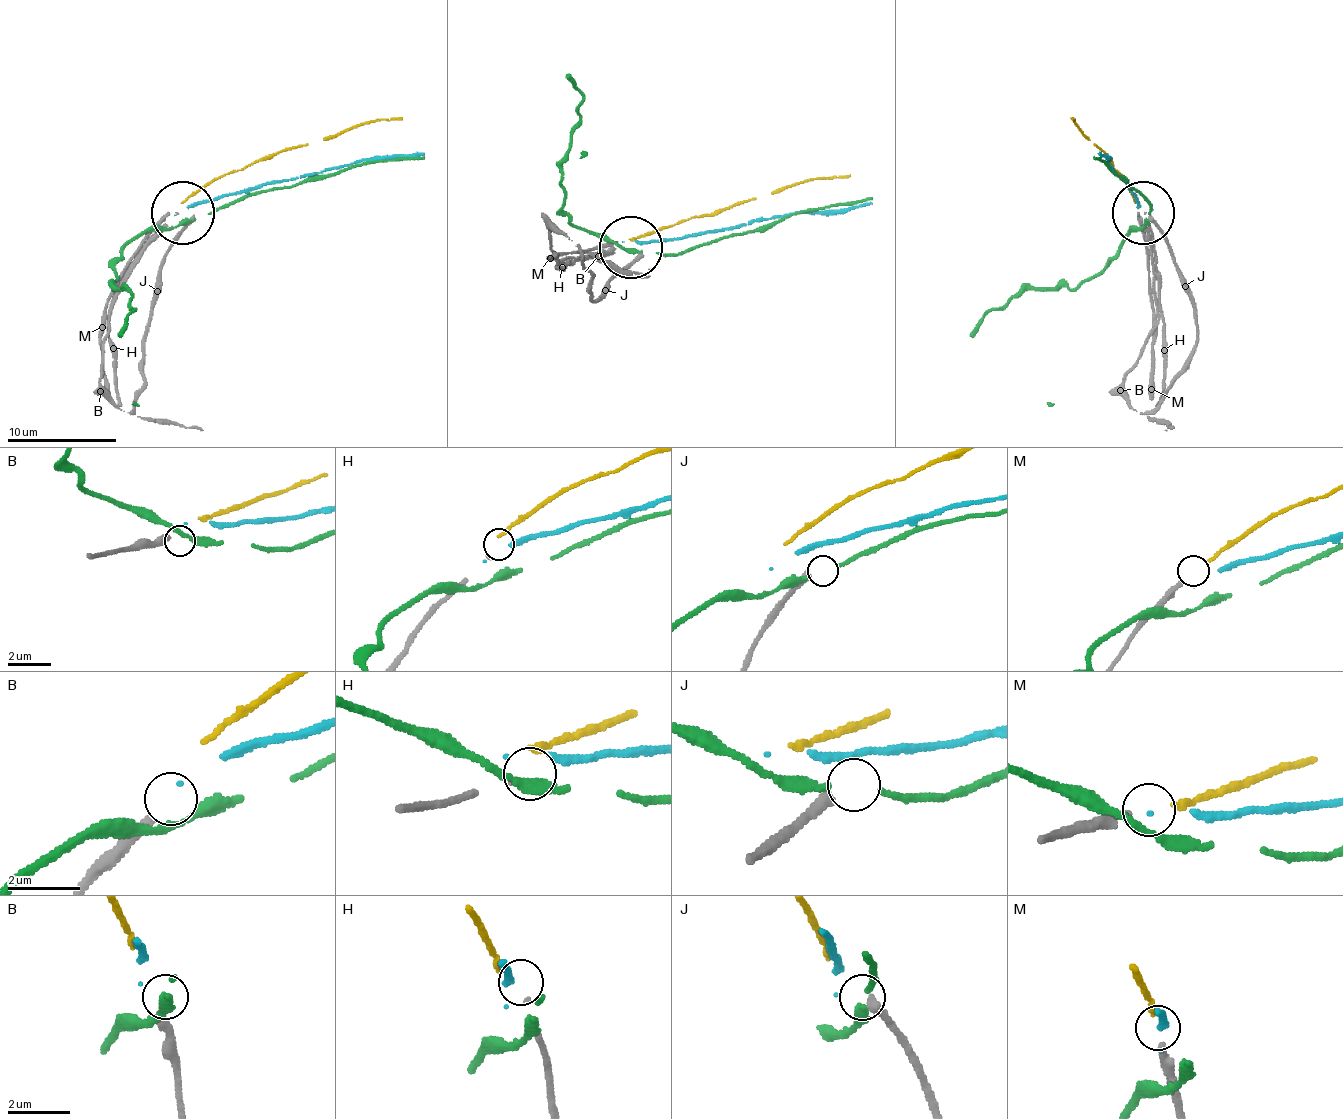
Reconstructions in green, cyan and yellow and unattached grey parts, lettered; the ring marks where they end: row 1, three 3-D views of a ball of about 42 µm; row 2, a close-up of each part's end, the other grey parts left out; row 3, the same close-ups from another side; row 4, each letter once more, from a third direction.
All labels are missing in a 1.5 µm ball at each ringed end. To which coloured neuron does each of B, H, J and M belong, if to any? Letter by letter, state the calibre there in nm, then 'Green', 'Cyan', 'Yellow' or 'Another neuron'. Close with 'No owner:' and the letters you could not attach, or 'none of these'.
B: Thickness 320 nm. Another neuron
H: Thickness 70 nm. Another neuron
J: Thickness 320 nm. Another neuron
M: Thickness 240 nm. Yellow
No owner: B, H, J

